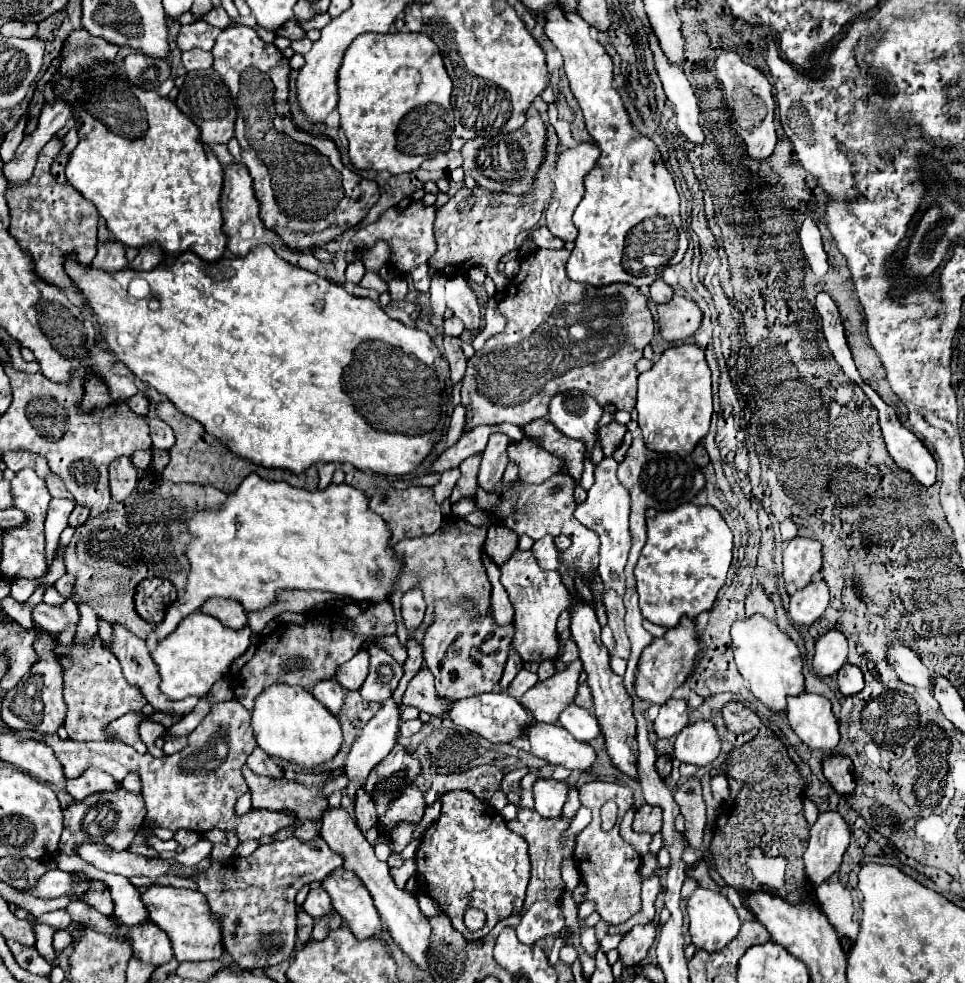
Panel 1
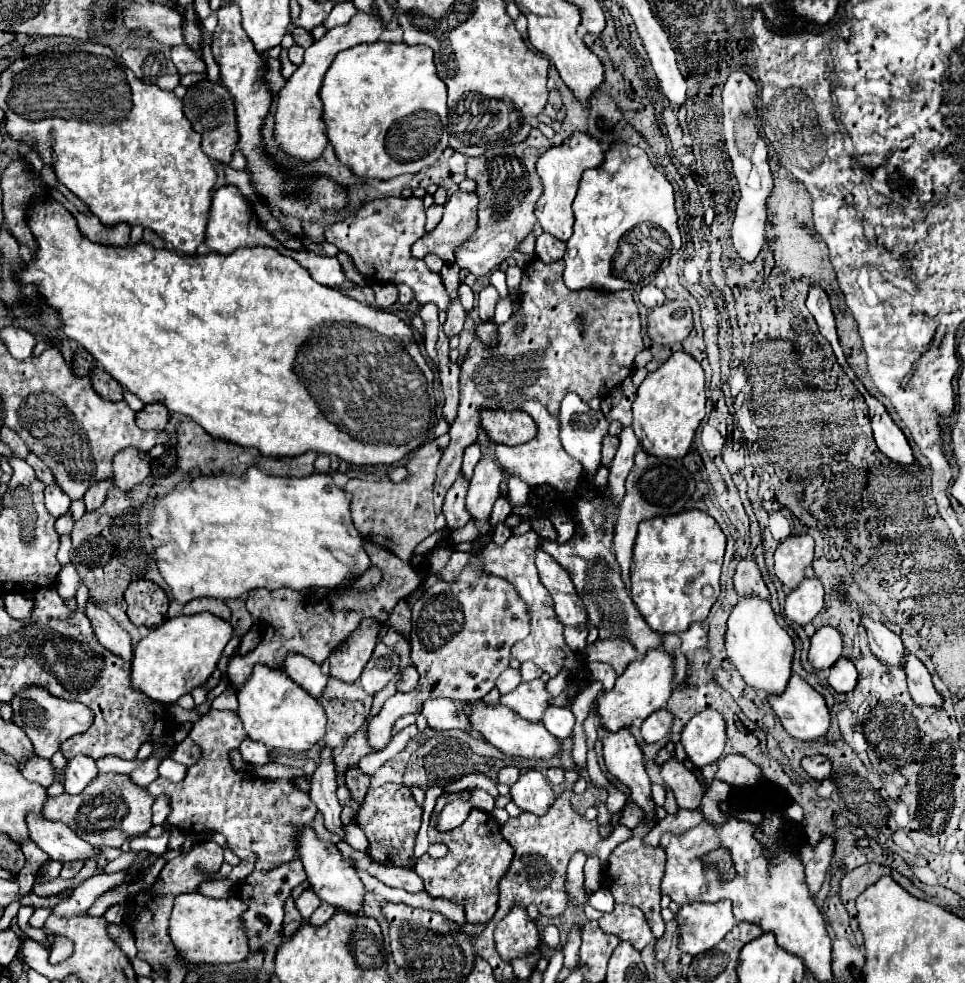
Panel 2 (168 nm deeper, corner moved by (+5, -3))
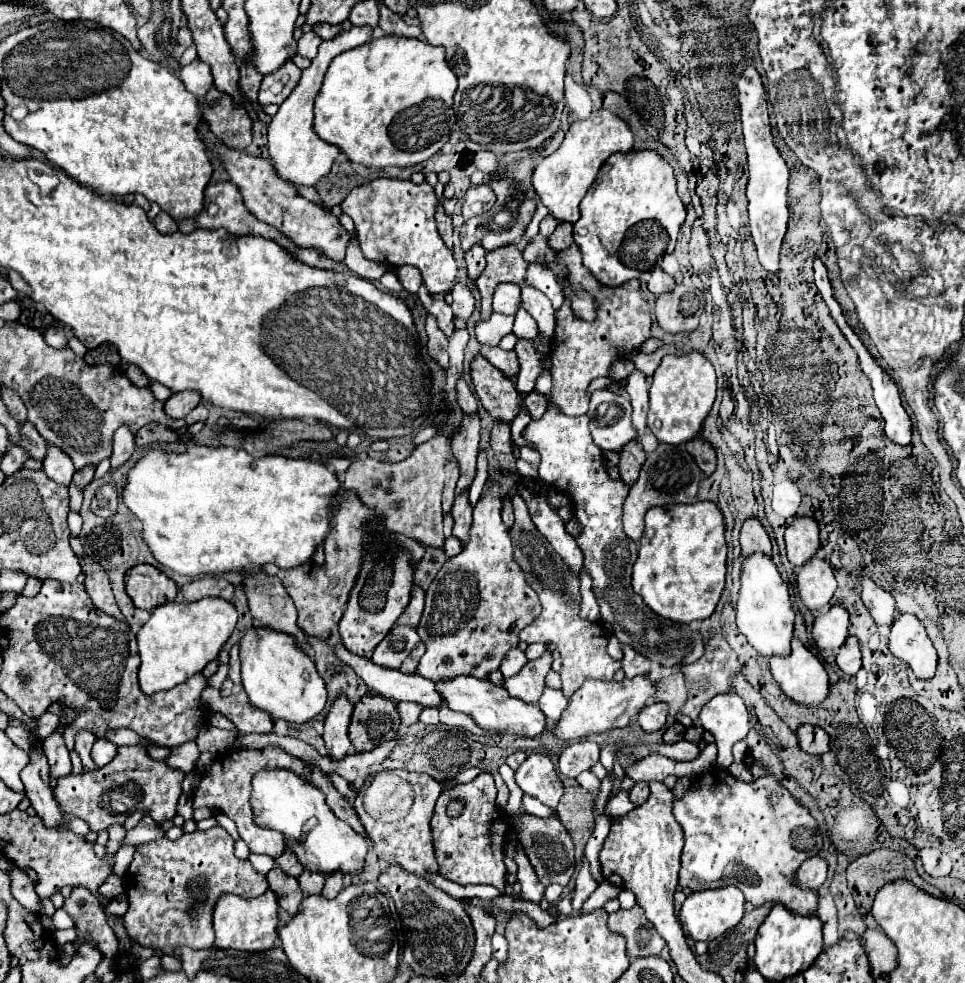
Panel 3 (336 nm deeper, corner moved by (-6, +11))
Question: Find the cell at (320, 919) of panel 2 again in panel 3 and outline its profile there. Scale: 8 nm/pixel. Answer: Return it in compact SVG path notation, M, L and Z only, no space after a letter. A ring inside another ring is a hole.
M333 873L333 877L325 879L325 887L323 887L321 895L325 899L335 899L339 895L339 891L343 891L349 885L351 885L351 875L349 873Z

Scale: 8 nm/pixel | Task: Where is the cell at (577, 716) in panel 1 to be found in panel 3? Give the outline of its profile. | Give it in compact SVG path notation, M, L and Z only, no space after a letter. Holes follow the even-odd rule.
M545 687L543 693L541 693L541 697L539 697L537 707L545 713L547 723L553 725L553 723L557 723L561 719L561 713L567 707L567 699L565 699L565 695L561 691L551 689L551 687Z

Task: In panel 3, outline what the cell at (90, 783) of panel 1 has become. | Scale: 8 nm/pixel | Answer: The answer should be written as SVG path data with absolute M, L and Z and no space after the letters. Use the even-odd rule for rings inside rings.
M87 729L79 731L77 737L75 737L75 751L77 751L79 757L81 757L85 771L95 771L95 769L97 769L95 763L93 763L93 759L91 759L91 755L89 755L95 741L97 741L97 737L95 737L93 733L89 733Z

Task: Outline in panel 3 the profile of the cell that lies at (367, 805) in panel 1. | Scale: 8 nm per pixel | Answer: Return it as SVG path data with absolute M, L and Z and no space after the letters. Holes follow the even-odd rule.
M367 693L353 705L349 723L349 739L357 751L375 749L375 741L383 737L395 737L399 729L397 703L383 699L381 695Z

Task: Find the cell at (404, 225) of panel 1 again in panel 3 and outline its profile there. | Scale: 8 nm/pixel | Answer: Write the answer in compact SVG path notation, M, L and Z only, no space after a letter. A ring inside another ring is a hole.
M381 177L355 187L341 203L341 209L353 219L361 251L367 259L394 267L413 265L421 271L429 293L439 295L451 291L457 275L457 263L453 251L443 243L437 231L433 217L437 201L439 199L427 181L415 185L413 181Z

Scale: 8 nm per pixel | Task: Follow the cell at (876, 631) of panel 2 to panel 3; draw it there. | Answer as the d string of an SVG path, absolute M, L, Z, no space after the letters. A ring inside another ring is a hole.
M859 577L861 581L861 601L875 619L875 623L891 625L895 615L895 599L885 589L877 587L869 577Z

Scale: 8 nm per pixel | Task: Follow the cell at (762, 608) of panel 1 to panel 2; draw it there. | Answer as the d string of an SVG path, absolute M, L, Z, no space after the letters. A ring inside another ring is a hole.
M744 559L738 563L734 573L734 587L738 595L758 595L762 599L768 599L768 587L762 581L762 575L758 571L758 565L752 559Z

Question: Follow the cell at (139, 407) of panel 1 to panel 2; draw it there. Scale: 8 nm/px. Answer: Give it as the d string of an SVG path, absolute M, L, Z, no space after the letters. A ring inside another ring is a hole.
M150 403L144 405L144 409L140 409L136 413L136 423L140 429L164 429L168 421L168 409L162 403Z

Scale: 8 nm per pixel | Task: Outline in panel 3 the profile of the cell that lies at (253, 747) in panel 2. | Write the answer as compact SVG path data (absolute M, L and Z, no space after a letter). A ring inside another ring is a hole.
M205 687L201 701L207 709L223 713L241 733L271 733L273 729L273 719L269 713L253 709L243 689L235 689L231 697L221 697L217 689Z

